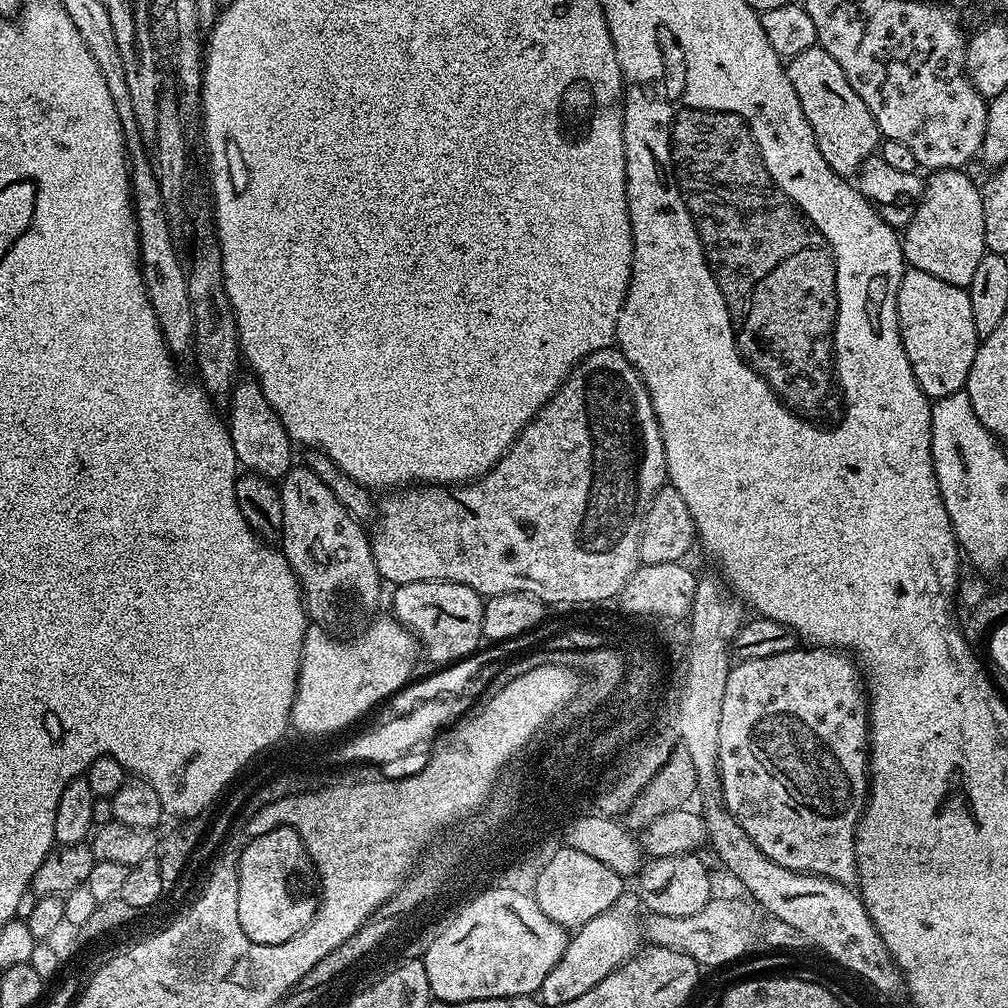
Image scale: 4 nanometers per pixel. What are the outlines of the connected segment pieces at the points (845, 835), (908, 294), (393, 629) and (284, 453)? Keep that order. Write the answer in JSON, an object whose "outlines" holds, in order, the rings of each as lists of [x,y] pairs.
{"outlines":[[[[799,646],[786,653],[772,654],[770,657],[741,660],[729,667],[726,695],[722,697],[722,726],[718,726],[722,802],[740,823],[742,830],[750,834],[754,846],[758,846],[758,850],[762,850],[766,858],[778,862],[778,866],[786,866],[795,872],[825,876],[849,886],[855,885],[858,880],[856,831],[870,795],[870,752],[866,747],[870,740],[870,725],[866,696],[865,693],[864,696],[860,693],[860,684],[862,688],[862,676],[858,671],[857,661],[847,651],[837,650],[832,646]]],[[[909,267],[898,286],[896,309],[900,319],[900,341],[904,343],[906,358],[923,392],[933,401],[938,401],[944,396],[961,391],[967,385],[970,366],[982,339],[976,333],[974,310],[970,306],[967,291],[950,282],[942,282],[942,278],[934,278],[934,274],[926,274],[922,270]]],[[[373,619],[372,632],[358,637],[357,640],[335,640],[331,631],[325,630],[315,622],[309,623],[304,634],[300,655],[300,681],[296,683],[296,701],[292,703],[290,721],[291,727],[297,733],[313,732],[316,736],[324,736],[327,732],[340,732],[343,728],[350,727],[355,720],[362,719],[375,704],[383,705],[389,696],[413,679],[418,641],[399,620],[387,619]]],[[[241,379],[232,390],[230,405],[232,410],[228,416],[227,423],[230,425],[232,434],[232,445],[236,451],[237,461],[244,464],[249,473],[264,476],[267,480],[279,482],[294,466],[292,460],[293,441],[288,432],[282,426],[278,414],[266,400],[259,384],[255,379]]]]}

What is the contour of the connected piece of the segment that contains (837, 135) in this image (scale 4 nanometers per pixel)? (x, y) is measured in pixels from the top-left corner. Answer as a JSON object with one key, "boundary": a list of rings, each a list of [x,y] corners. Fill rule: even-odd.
{"boundary":[[[817,46],[802,50],[802,54],[787,61],[786,67],[790,86],[794,86],[798,102],[802,102],[802,114],[806,114],[806,122],[810,122],[814,130],[816,148],[822,158],[836,172],[855,173],[860,163],[873,155],[882,143],[878,126],[870,110],[866,110],[866,102],[854,94],[854,86],[850,86],[846,74],[842,74],[842,66],[838,66],[824,48]]]}

